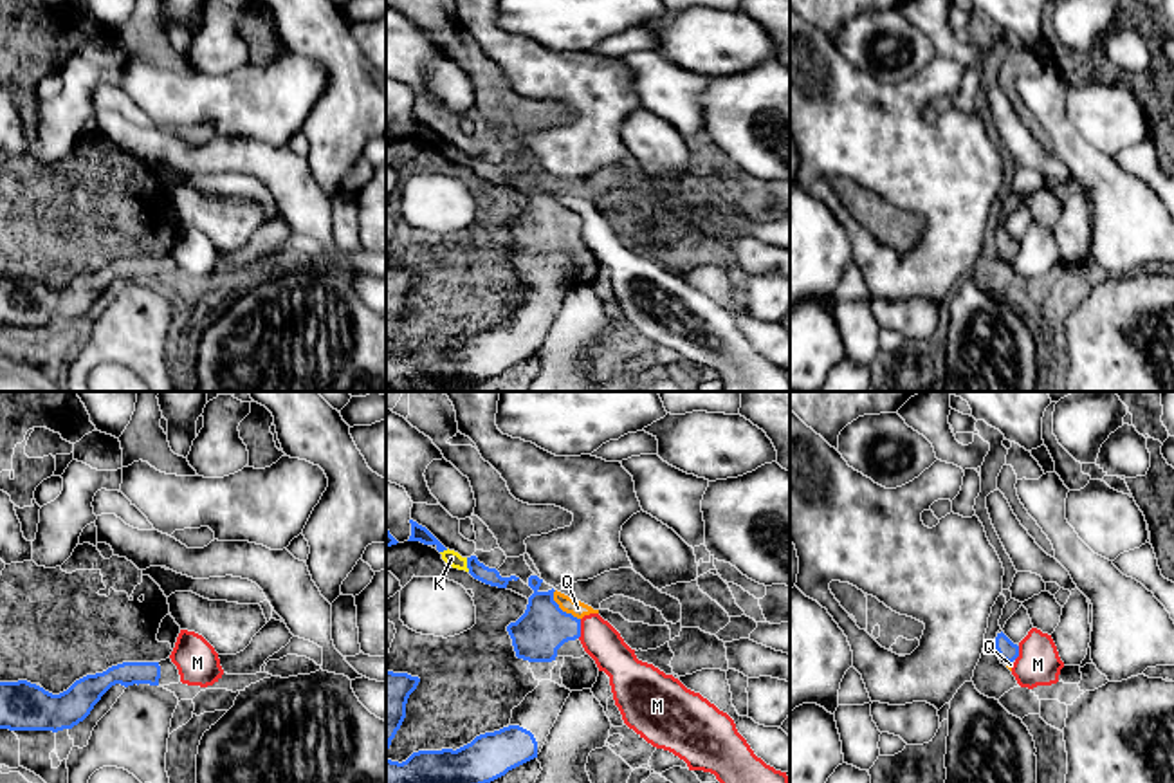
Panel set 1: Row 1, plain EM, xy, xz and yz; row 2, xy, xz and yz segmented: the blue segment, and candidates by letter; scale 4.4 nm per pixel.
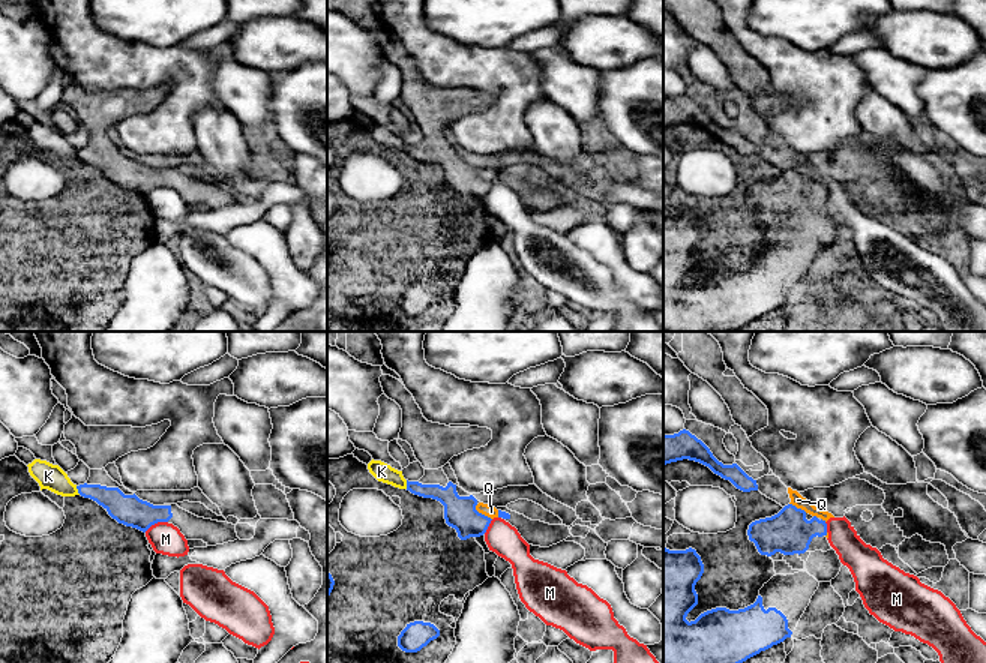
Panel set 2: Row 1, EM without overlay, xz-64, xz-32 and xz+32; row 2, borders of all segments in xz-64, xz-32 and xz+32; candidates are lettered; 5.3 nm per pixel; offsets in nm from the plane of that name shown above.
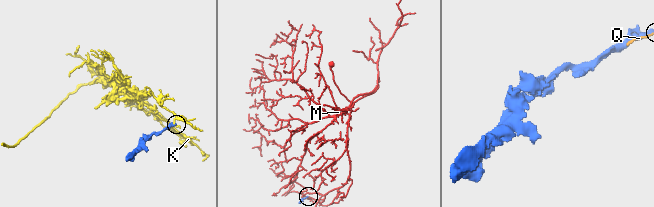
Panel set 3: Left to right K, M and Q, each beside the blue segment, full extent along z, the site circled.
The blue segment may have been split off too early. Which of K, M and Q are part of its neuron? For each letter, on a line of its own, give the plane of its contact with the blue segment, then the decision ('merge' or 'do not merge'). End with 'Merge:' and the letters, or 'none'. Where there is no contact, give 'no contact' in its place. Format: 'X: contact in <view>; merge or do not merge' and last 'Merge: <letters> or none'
K: contact in xz; do not merge
M: contact in xz; do not merge
Q: contact in xz; do not merge
Merge: none

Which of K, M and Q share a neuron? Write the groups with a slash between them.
K / M Q

